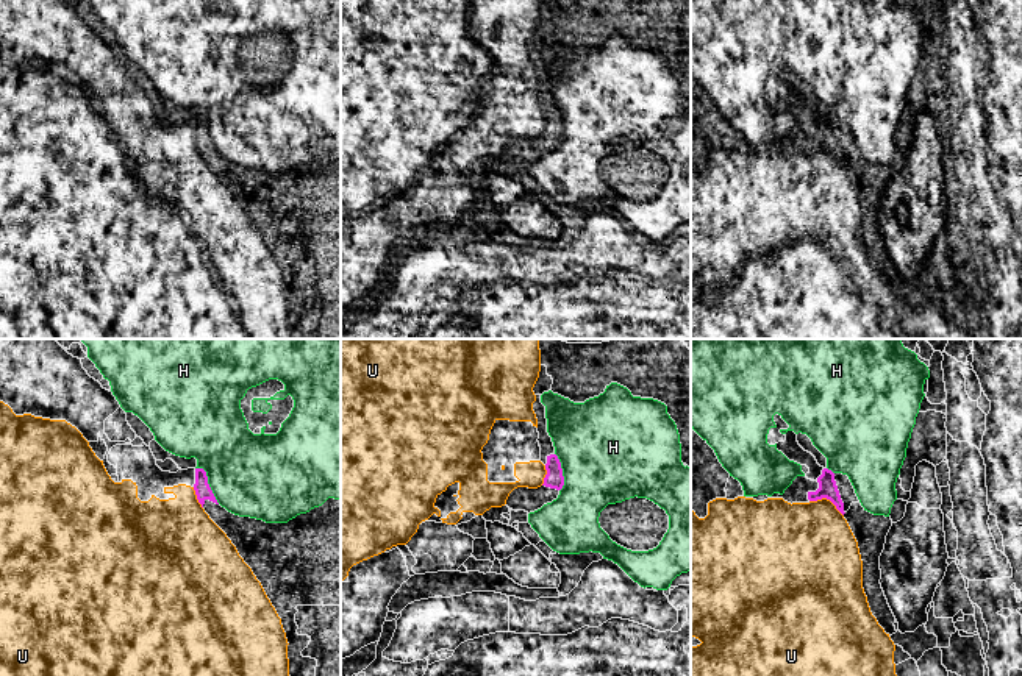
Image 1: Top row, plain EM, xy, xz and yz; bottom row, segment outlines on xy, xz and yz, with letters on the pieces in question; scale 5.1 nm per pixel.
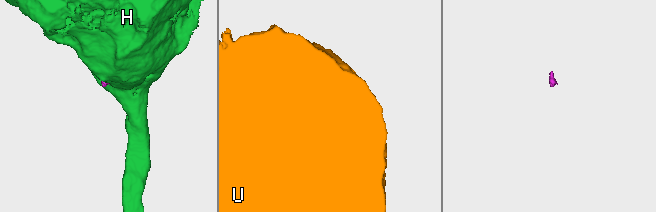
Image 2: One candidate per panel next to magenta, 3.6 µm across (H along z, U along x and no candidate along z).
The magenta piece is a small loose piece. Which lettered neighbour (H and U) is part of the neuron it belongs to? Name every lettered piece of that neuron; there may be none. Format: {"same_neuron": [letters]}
{"same_neuron": []}

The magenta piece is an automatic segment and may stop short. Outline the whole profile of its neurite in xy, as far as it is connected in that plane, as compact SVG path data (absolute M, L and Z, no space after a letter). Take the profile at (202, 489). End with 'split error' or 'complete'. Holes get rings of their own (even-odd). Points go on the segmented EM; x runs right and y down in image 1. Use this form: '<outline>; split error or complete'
M195 468L194 490L209 518L227 534L239 556L261 582L281 618L288 639L289 676L316 676L317 660L303 657L311 637L297 634L297 606L341 606L341 498L328 498L322 506L300 514L288 523L266 523L239 517L222 507L203 468Z; split error

